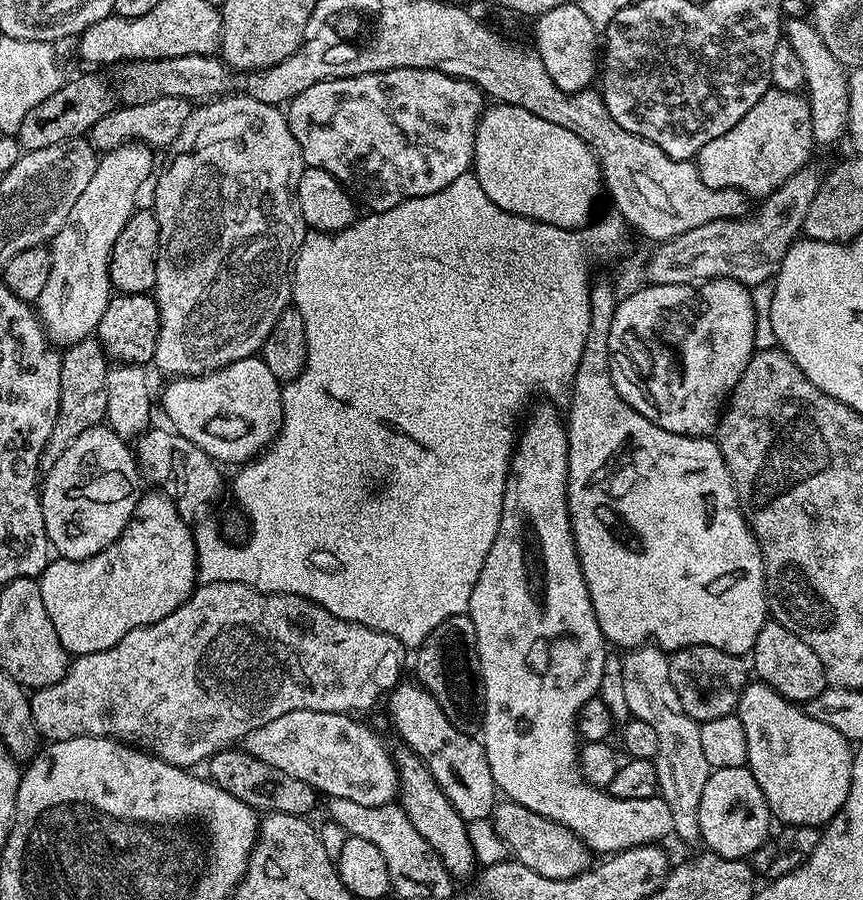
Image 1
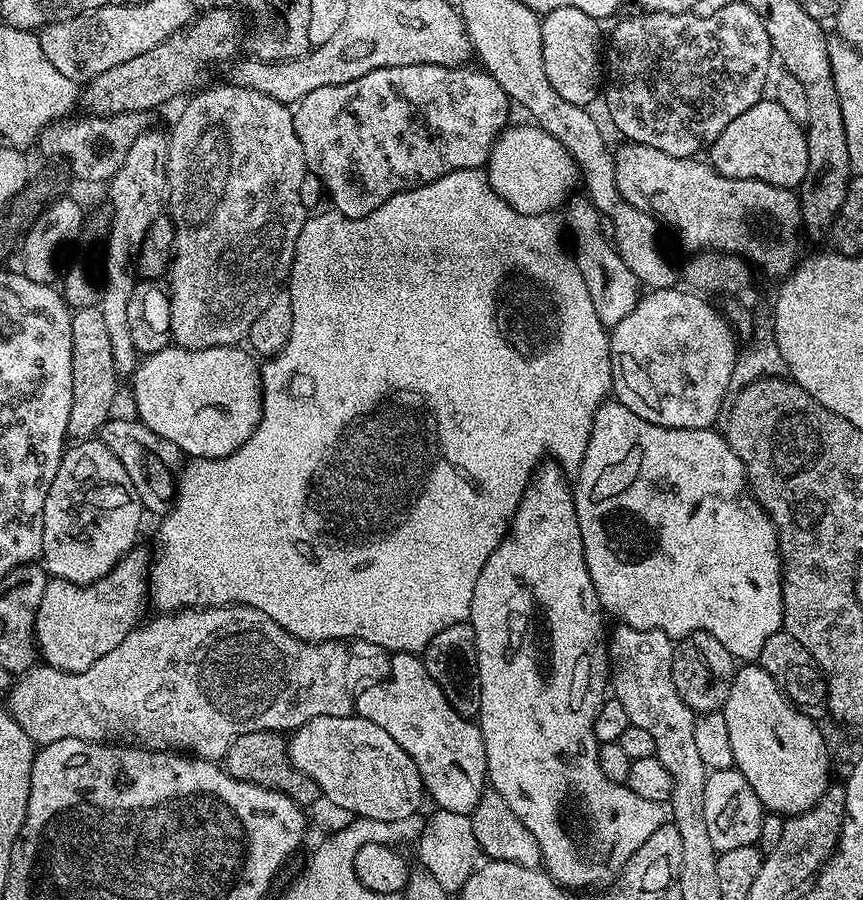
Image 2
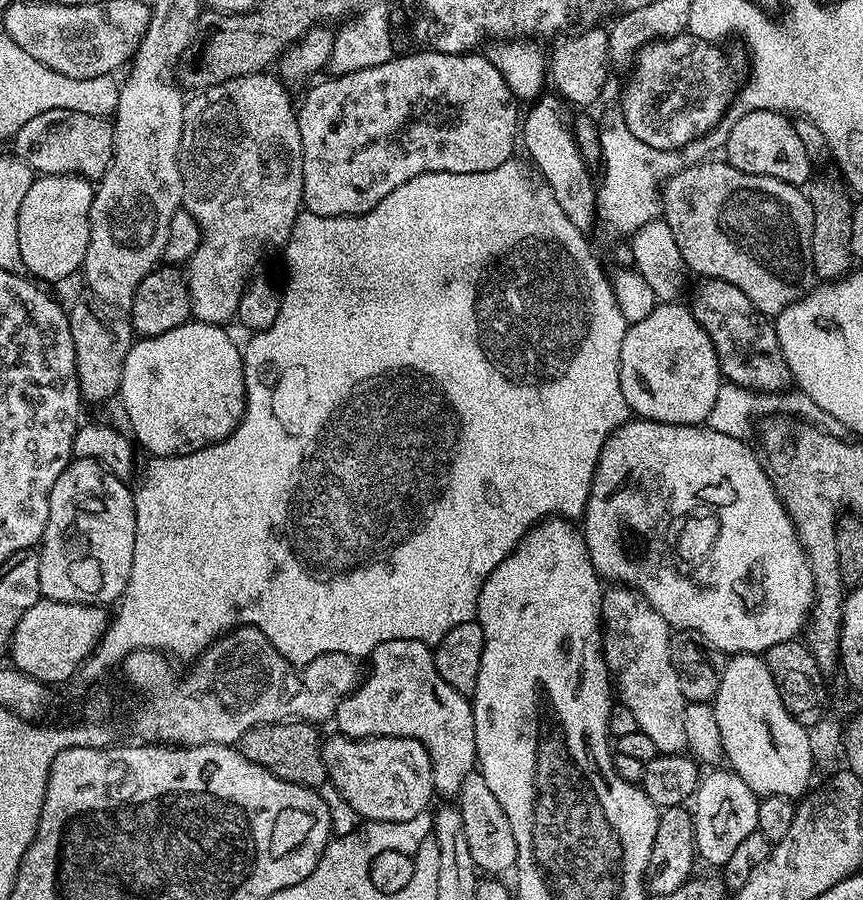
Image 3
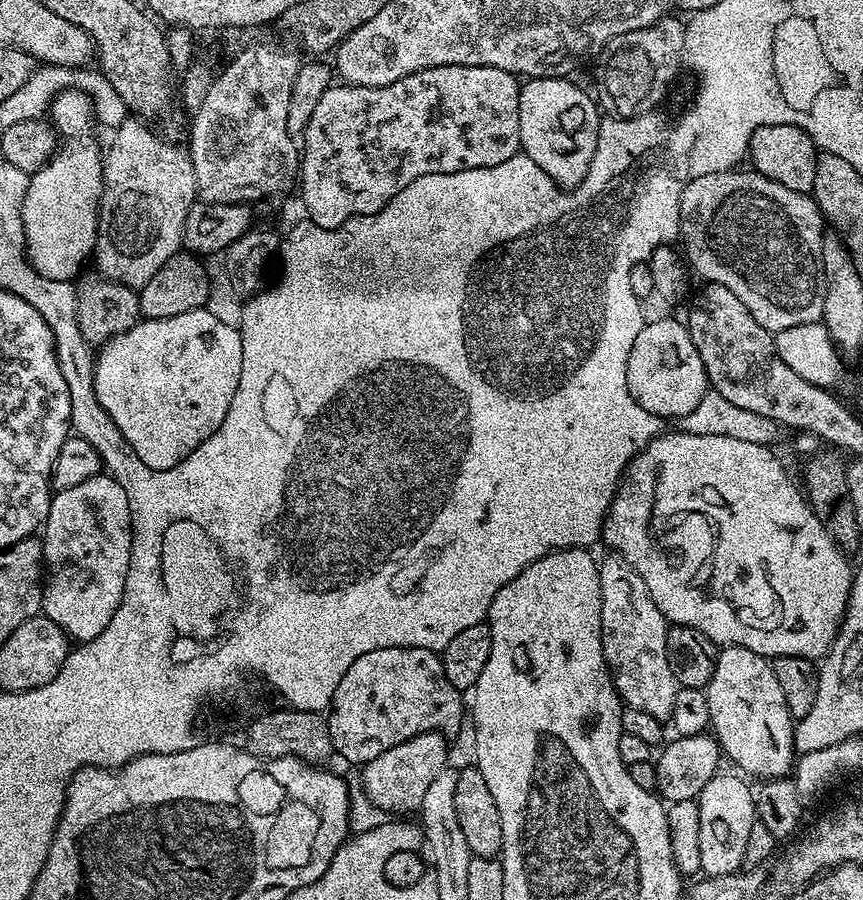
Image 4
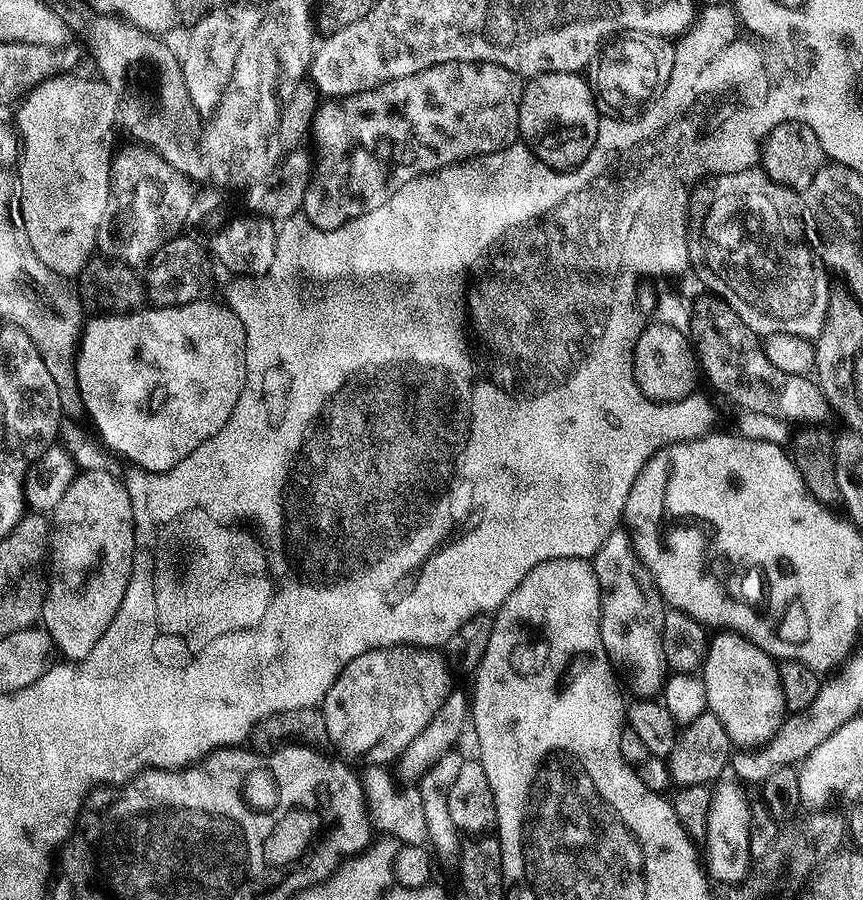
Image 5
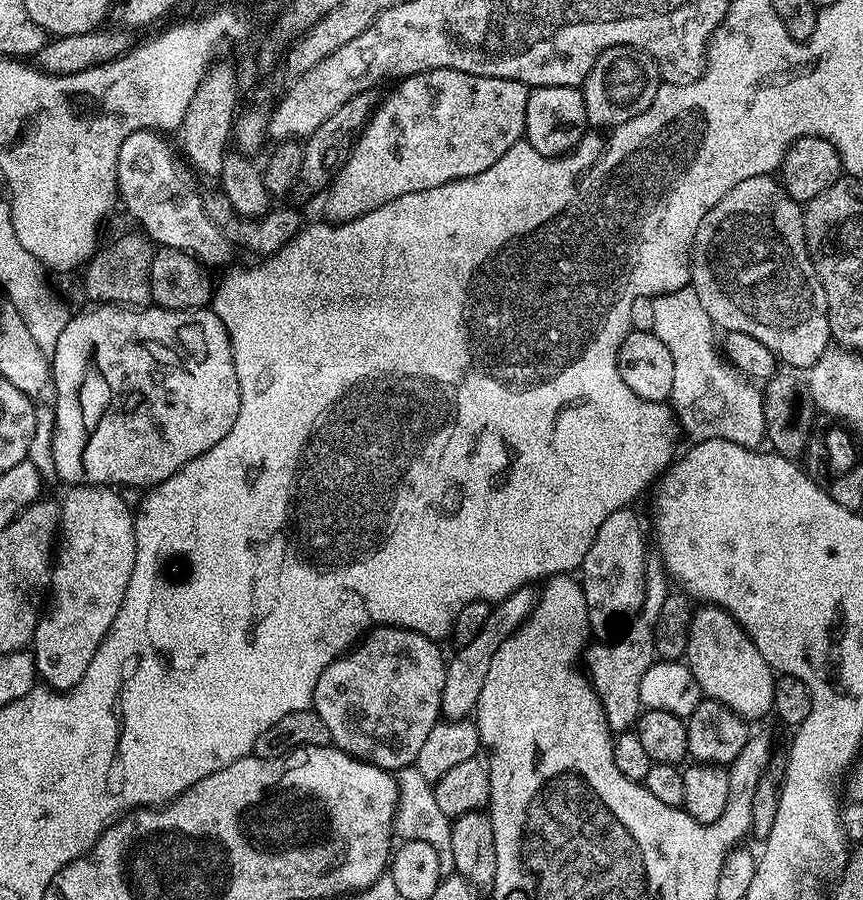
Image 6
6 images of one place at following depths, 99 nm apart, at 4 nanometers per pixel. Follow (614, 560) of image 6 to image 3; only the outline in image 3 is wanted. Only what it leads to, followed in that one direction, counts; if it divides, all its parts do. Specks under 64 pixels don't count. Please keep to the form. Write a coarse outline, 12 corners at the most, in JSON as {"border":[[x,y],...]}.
{"border":[[639,591],[600,598],[619,703],[657,753],[688,747],[670,626]]}

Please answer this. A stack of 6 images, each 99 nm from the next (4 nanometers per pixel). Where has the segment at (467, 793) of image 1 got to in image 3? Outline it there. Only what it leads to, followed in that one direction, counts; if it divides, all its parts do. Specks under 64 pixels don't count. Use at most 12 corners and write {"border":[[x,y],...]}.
{"border":[[410,638],[372,651],[339,735],[406,736],[452,798],[477,767],[472,701]]}

